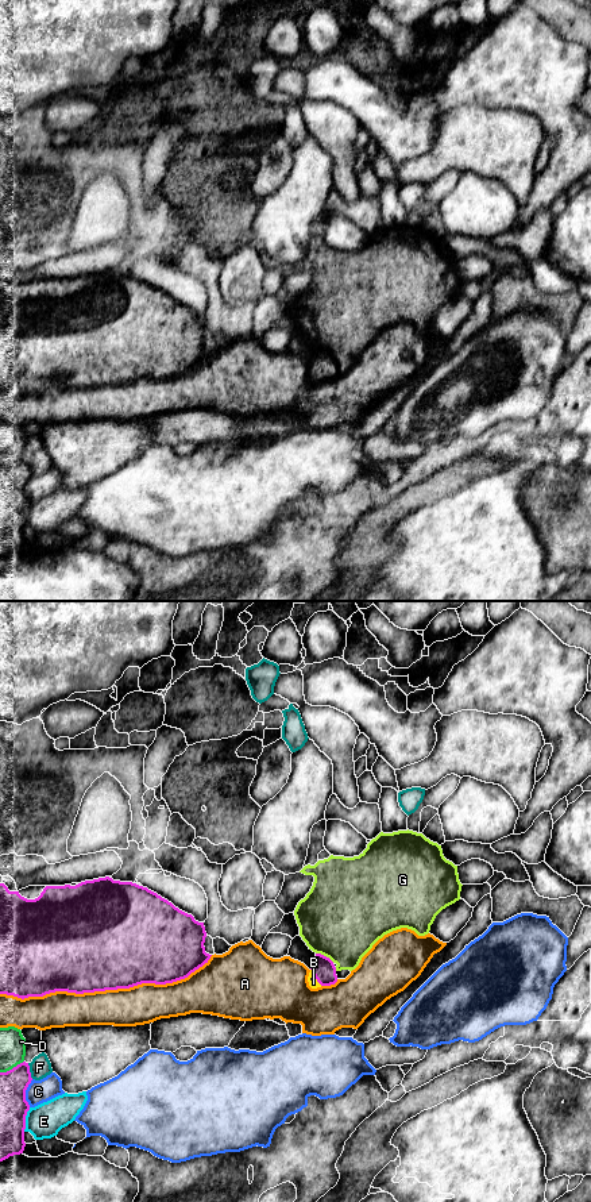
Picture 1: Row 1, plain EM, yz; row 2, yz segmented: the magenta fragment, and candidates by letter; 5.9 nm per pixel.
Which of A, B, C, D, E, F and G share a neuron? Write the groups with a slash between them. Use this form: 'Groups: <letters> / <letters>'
Groups: A / B / C / D / E / F / G

